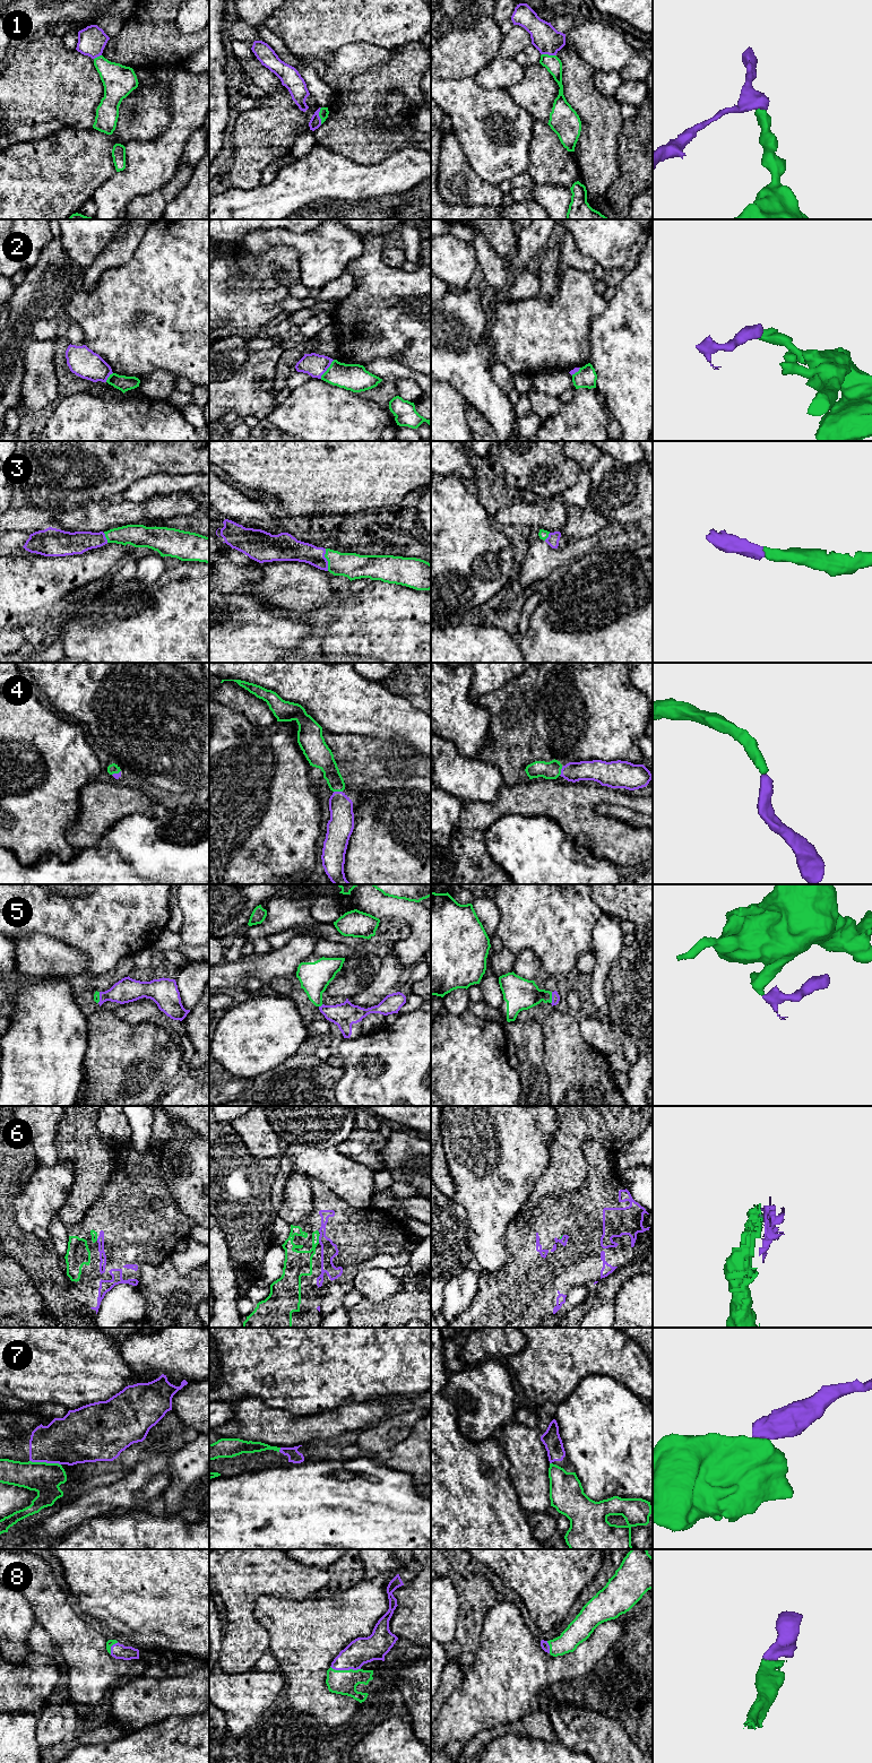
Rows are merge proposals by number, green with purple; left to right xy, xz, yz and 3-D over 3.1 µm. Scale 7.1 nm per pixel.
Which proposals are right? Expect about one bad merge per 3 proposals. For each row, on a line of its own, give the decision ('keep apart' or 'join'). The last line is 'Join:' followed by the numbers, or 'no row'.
1: keep apart
2: keep apart
3: join
4: join
5: join
6: join
7: keep apart
8: join
Join: 3, 4, 5, 6, 8

